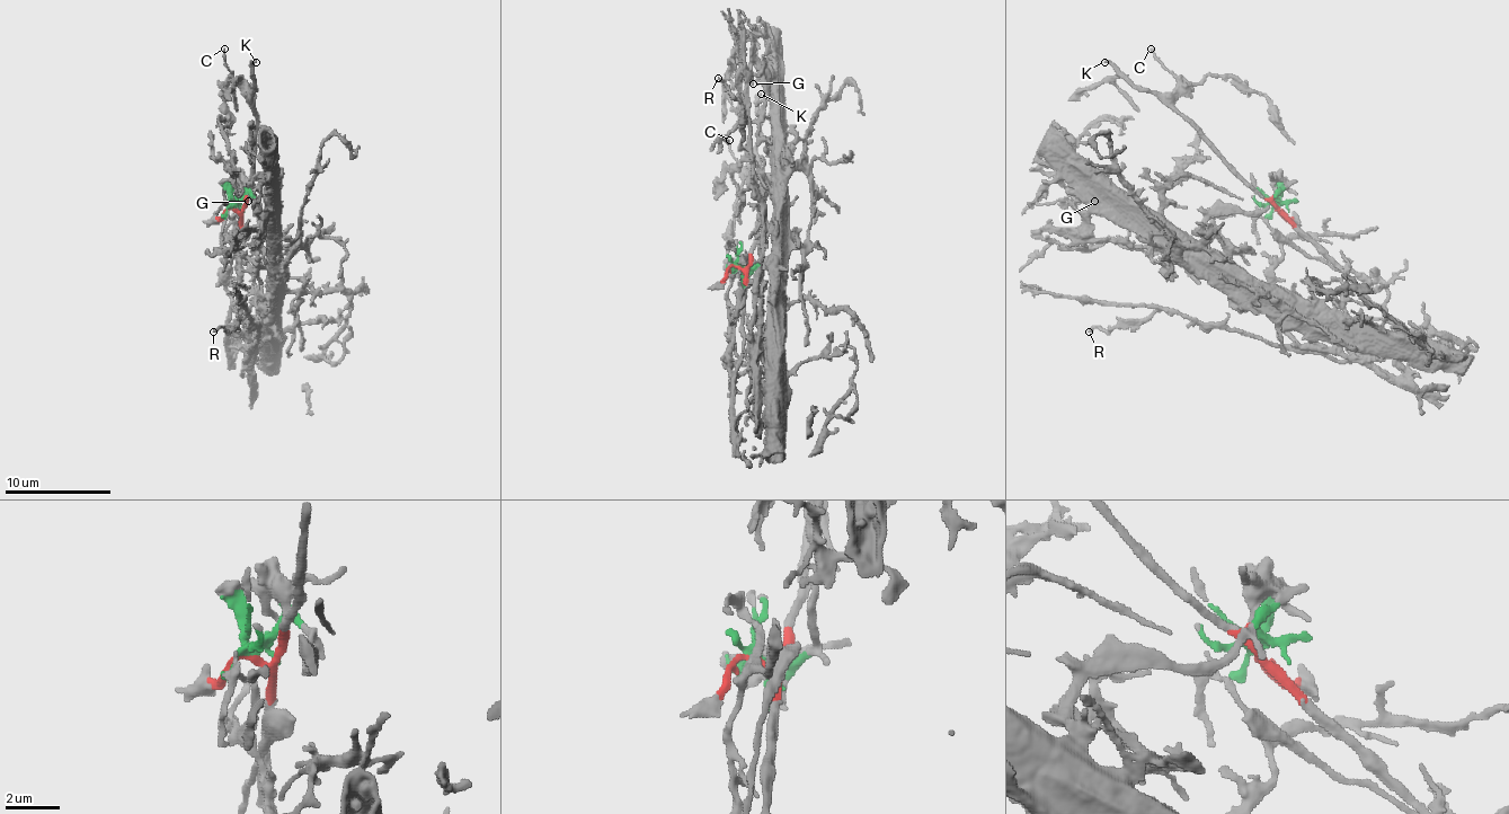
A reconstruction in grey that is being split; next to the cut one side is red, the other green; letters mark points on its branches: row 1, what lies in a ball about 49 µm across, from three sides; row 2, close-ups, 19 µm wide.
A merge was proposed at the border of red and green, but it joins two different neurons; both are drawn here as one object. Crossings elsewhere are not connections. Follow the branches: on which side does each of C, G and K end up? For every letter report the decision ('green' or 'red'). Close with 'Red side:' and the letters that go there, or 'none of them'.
C: red
G: green
K: red
Red side: C, K

